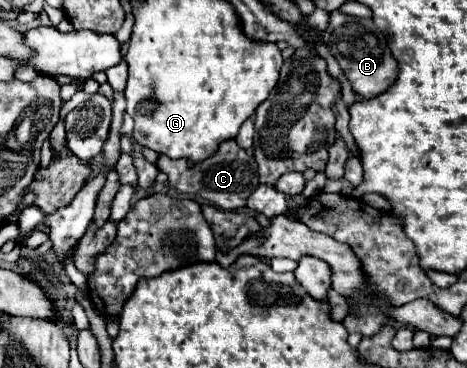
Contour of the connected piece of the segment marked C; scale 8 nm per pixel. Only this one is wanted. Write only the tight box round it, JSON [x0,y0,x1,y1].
[157,140,259,210]

